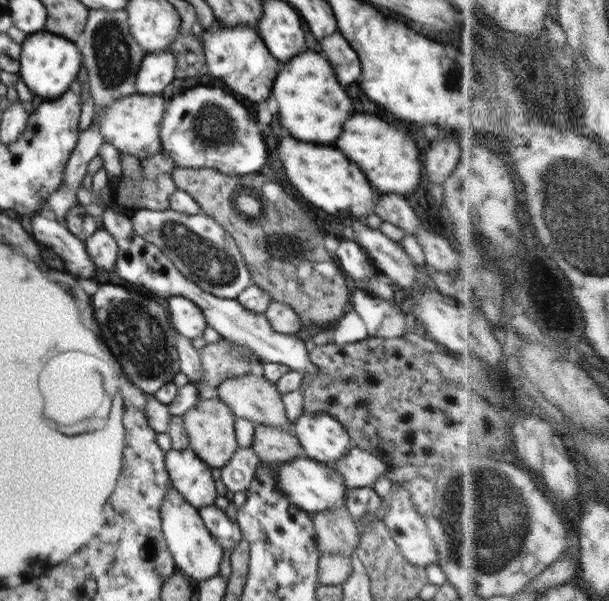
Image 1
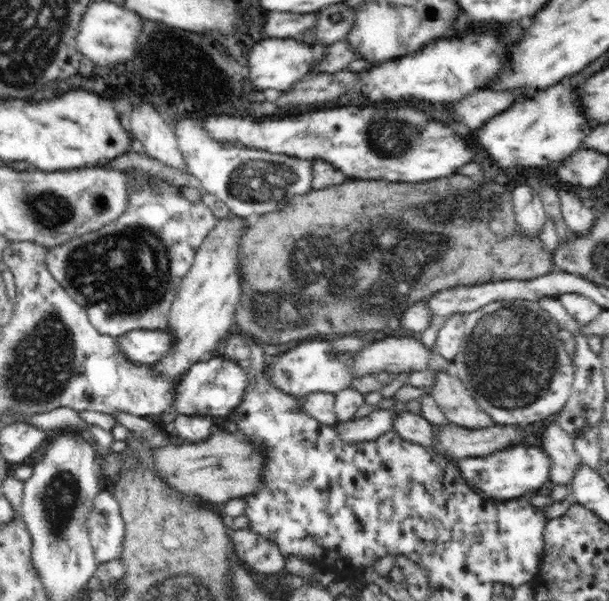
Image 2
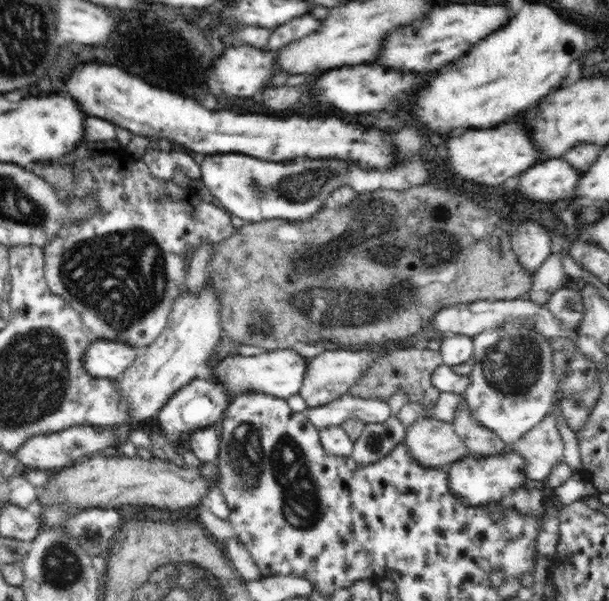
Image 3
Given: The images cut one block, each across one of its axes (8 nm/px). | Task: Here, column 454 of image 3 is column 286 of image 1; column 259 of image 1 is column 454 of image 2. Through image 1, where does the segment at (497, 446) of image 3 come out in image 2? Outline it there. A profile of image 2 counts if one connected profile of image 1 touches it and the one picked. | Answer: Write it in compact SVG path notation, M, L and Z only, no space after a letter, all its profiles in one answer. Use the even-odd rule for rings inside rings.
M441 371L435 377L431 397L451 423L468 429L495 424L492 417L478 406L458 376Z

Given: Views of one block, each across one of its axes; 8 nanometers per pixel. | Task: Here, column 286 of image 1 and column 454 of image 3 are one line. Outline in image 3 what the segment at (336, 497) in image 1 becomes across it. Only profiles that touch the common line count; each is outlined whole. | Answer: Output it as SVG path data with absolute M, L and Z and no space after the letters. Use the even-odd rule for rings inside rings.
M506 450L504 454L498 456L482 456L482 458L464 456L452 463L447 477L449 491L464 506L470 507L491 505L504 499L510 500L515 490L530 484L525 476L524 459L521 454L516 454L513 450Z

